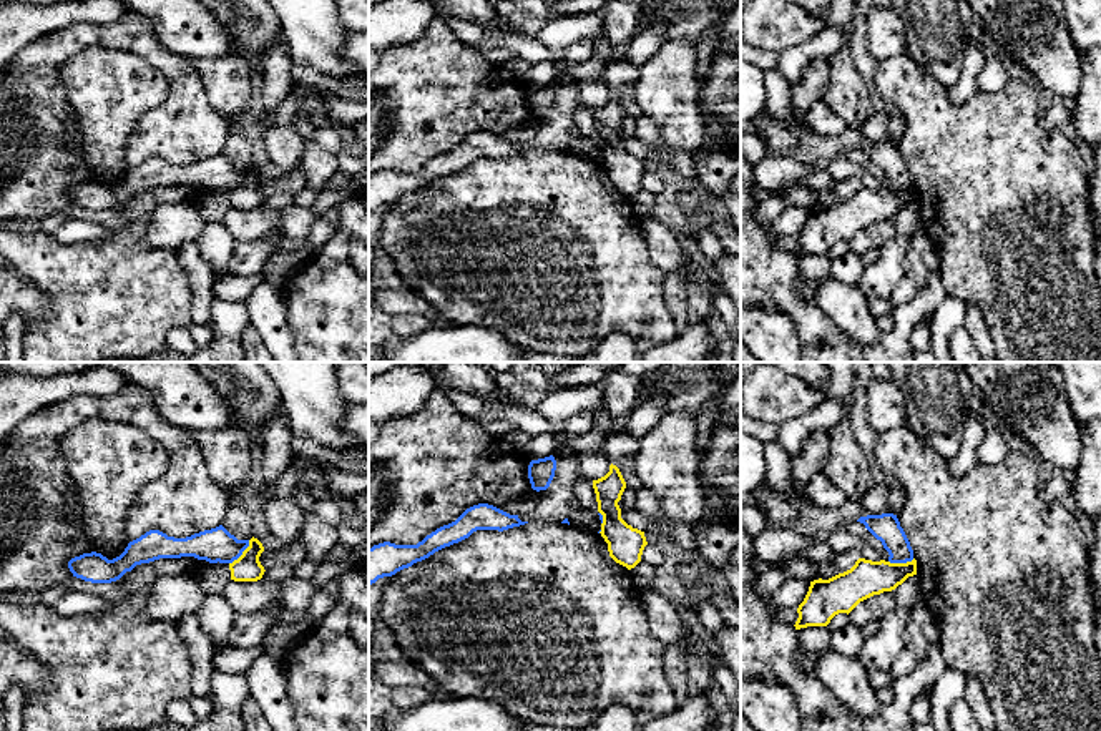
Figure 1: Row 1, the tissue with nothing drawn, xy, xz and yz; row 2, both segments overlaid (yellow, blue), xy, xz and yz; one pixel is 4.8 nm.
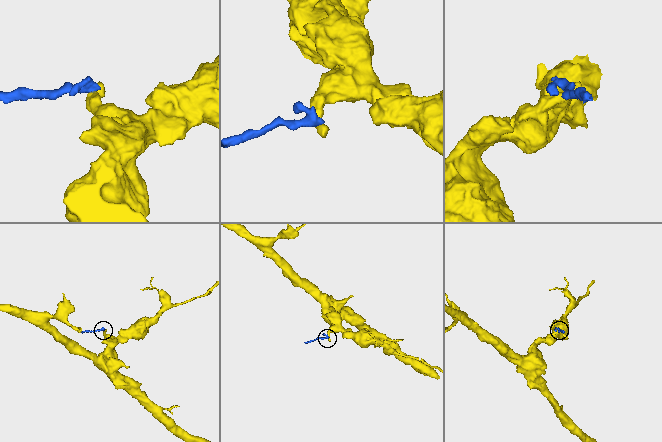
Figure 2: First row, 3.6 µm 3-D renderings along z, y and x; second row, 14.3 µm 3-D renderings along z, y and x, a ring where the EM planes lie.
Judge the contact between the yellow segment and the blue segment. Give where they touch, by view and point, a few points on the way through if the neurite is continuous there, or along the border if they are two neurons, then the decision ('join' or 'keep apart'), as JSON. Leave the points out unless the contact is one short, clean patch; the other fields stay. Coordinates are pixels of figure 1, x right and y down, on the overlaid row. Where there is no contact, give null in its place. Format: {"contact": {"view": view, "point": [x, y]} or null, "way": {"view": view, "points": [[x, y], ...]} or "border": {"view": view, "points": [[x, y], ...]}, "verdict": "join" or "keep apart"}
{"contact": {"view": "xy", "point": [243, 554]}, "border": {"view": "xy", "points": [[249, 540], [249, 545], [229, 564]]}, "verdict": "keep apart"}

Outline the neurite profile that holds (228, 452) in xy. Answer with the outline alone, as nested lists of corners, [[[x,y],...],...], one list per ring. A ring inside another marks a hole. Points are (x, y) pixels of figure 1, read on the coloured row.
[[[234,425],[219,430],[191,430],[191,439],[203,454],[209,477],[231,492],[223,527],[237,540],[252,538],[252,517],[242,497],[251,482],[252,442]]]

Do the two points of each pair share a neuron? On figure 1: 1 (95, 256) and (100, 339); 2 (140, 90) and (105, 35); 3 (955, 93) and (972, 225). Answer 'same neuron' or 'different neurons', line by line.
1: same neuron
2: different neurons
3: different neurons

